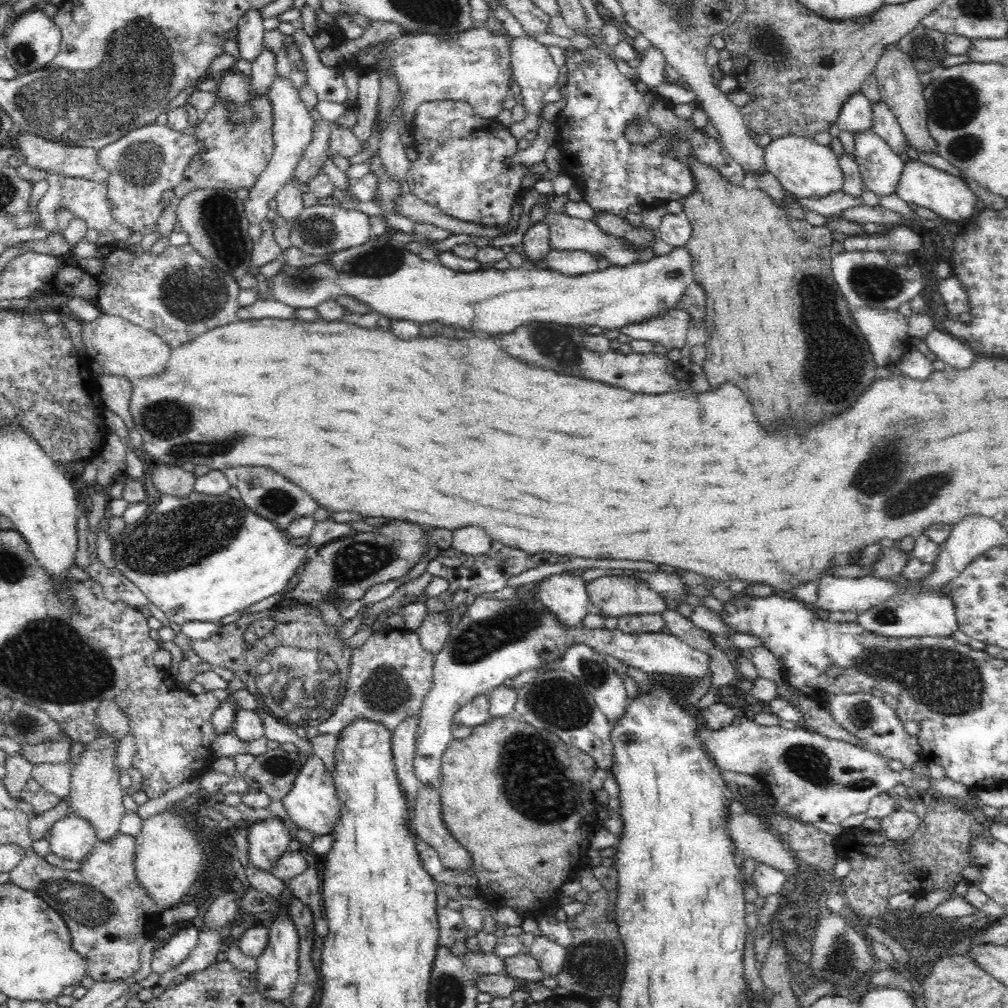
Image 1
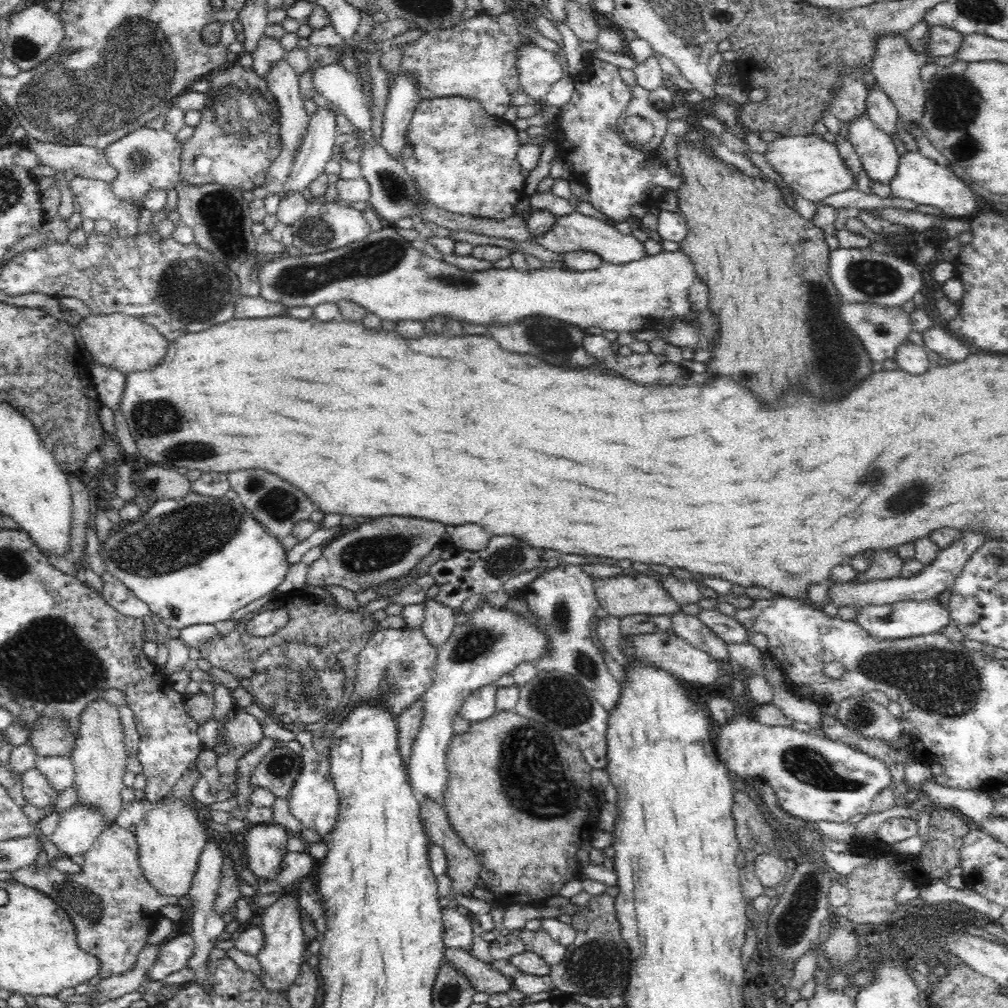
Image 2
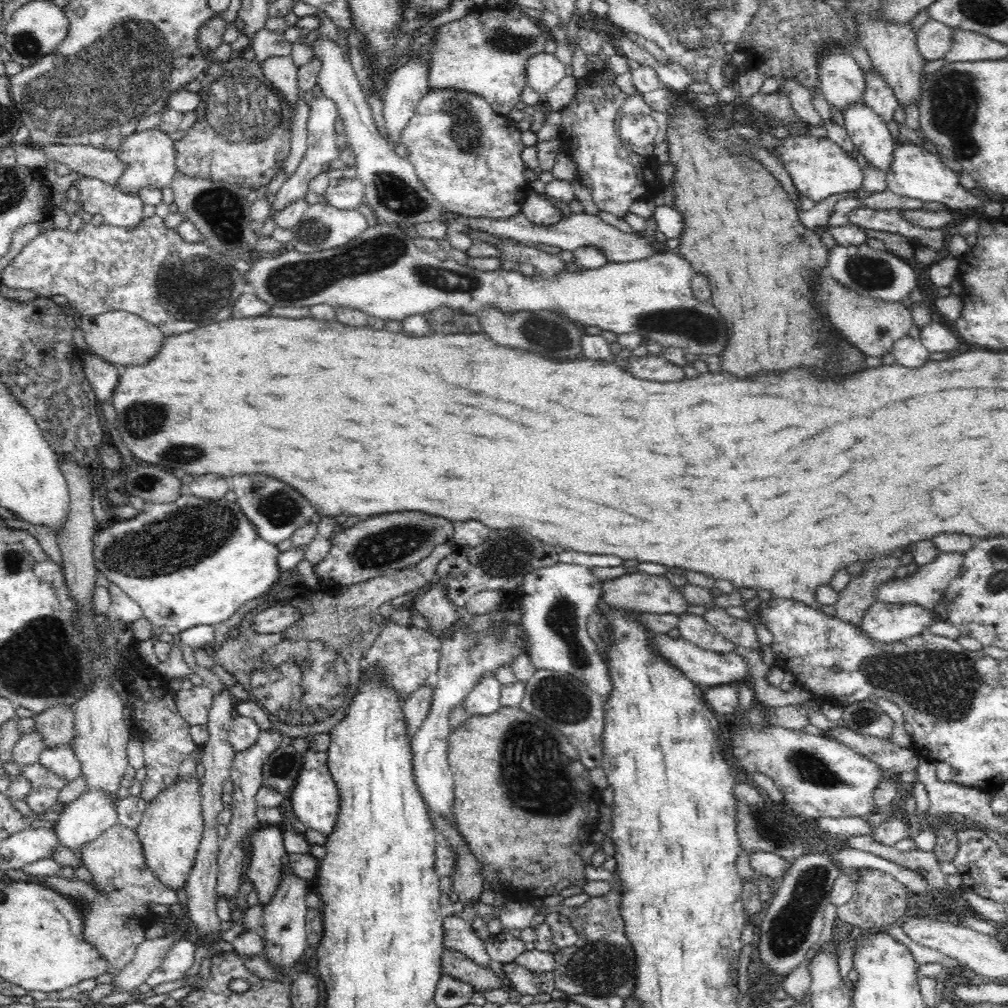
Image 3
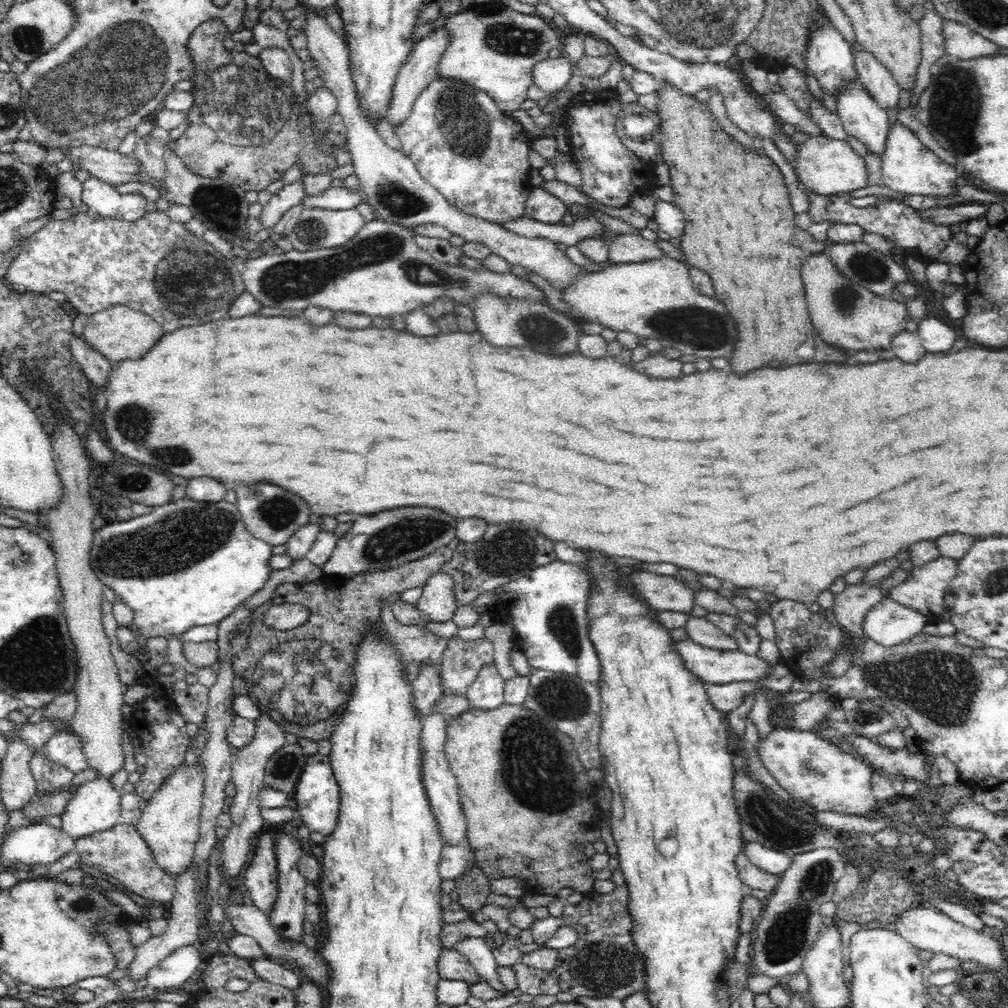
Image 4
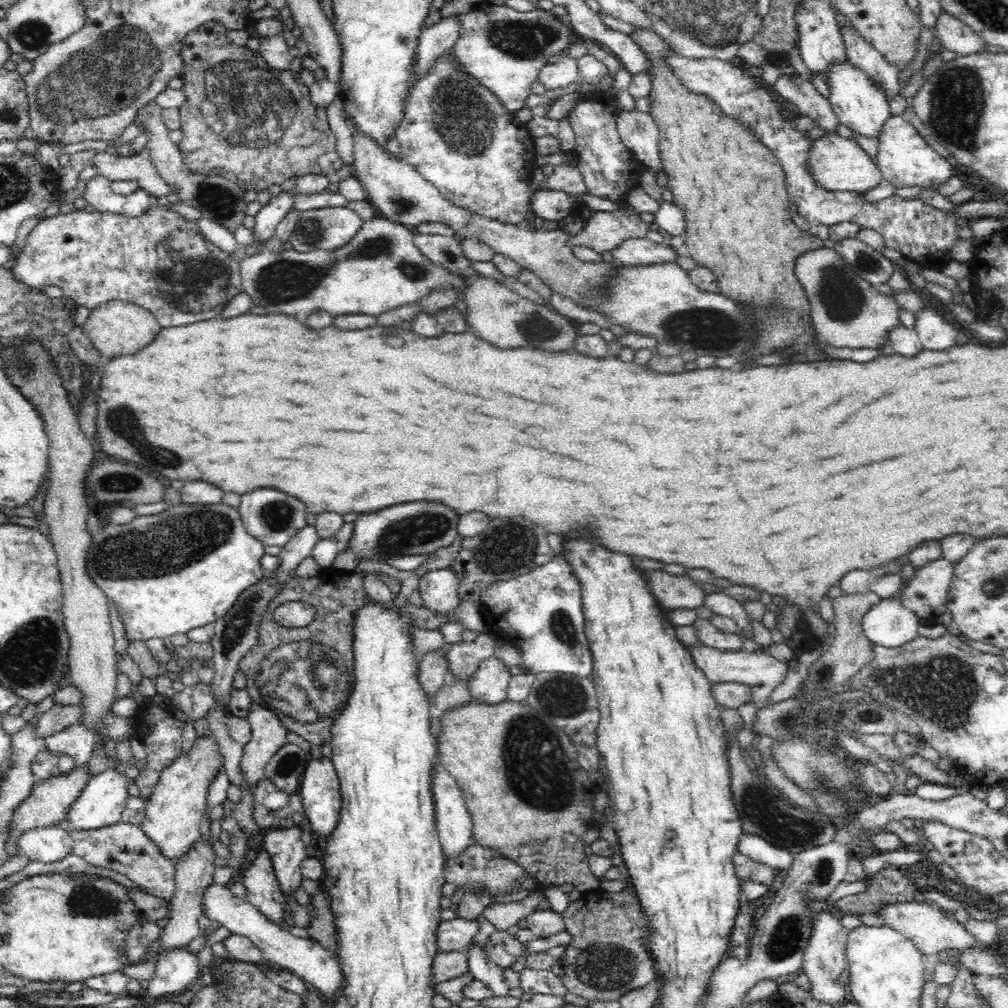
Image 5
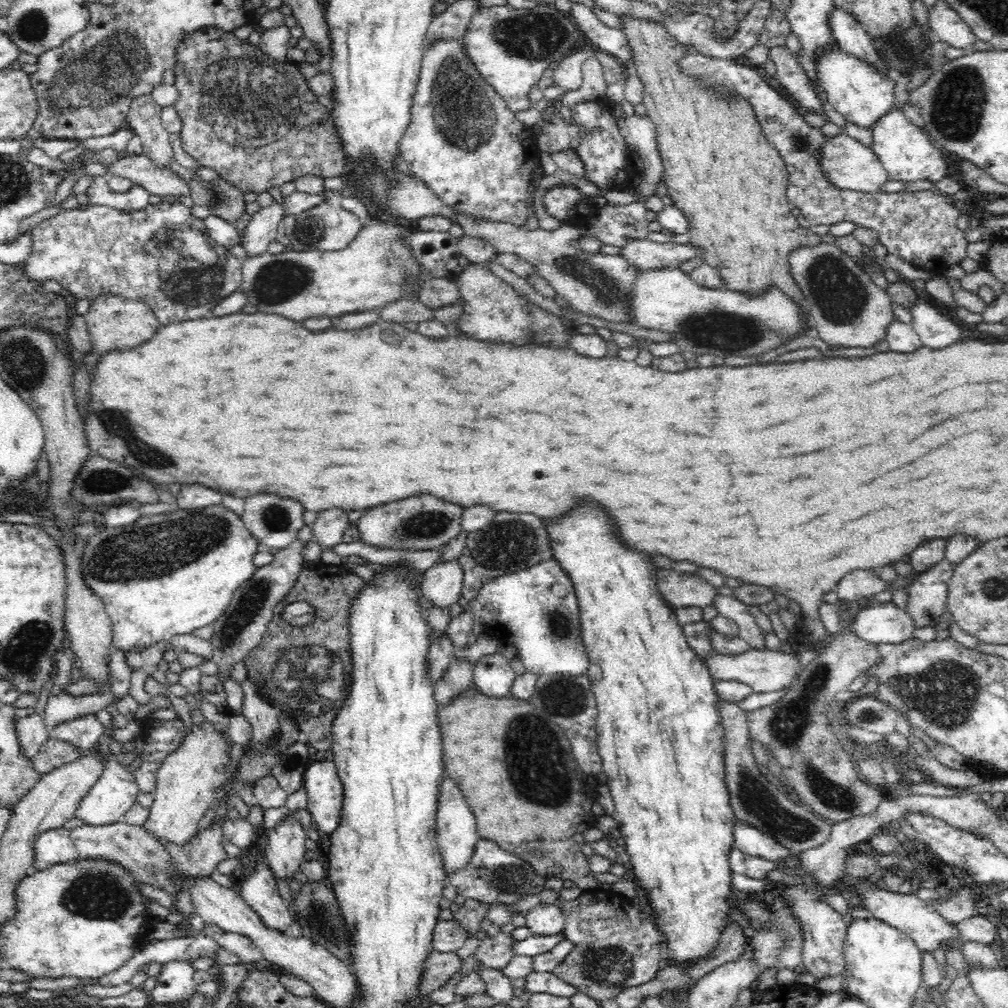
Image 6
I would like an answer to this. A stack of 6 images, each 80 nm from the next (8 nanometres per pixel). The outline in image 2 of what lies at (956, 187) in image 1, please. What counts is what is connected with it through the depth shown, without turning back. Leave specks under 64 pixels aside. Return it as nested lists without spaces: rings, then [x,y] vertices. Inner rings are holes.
[[[907,151],[901,155],[897,172],[889,186],[893,196],[914,201],[916,204],[929,204],[941,208],[943,216],[948,219],[964,219],[964,216],[970,216],[974,210],[981,208],[981,199],[954,174],[951,167],[936,163],[920,151]]]

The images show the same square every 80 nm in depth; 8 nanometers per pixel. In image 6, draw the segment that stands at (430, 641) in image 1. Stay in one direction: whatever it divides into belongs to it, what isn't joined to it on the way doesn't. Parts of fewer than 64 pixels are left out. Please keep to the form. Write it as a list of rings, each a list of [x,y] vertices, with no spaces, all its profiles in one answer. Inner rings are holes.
[[[458,559],[436,563],[423,572],[420,593],[434,606],[449,608],[461,596],[463,578],[464,569]]]

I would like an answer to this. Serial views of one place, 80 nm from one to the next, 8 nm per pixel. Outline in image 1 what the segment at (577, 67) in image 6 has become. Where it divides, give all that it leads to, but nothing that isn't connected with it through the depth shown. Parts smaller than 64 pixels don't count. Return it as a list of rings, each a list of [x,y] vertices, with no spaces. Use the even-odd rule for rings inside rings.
[[[532,36],[516,37],[511,45],[511,67],[513,70],[514,80],[521,87],[521,95],[523,96],[522,104],[525,106],[527,115],[525,119],[518,122],[512,122],[509,127],[510,133],[518,141],[522,140],[526,133],[530,130],[536,130],[539,122],[542,120],[541,111],[545,106],[543,101],[544,93],[550,90],[556,82],[562,71],[555,64],[556,59],[551,55],[549,48],[536,42]]]

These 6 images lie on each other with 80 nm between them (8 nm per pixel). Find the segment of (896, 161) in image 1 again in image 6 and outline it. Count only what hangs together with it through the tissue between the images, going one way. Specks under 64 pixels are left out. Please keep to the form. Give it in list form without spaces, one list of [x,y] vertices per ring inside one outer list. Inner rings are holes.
[[[837,43],[822,48],[815,70],[827,100],[848,122],[869,129],[894,105],[896,74],[870,67],[868,62],[845,52]]]

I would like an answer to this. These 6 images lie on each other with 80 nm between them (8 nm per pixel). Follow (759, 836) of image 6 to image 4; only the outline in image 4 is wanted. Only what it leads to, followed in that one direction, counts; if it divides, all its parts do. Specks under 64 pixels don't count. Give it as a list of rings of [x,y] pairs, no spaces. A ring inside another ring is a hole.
[[[743,841],[742,849],[752,864],[770,874],[781,875],[790,867],[792,862],[792,857],[788,854],[766,848],[760,842]]]

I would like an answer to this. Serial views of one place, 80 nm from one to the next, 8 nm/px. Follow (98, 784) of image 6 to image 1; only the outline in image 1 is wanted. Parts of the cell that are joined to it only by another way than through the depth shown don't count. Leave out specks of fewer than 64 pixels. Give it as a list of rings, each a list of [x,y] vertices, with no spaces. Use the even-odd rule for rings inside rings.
[[[70,812],[53,824],[49,843],[57,856],[80,861],[97,844],[96,831],[86,819]]]

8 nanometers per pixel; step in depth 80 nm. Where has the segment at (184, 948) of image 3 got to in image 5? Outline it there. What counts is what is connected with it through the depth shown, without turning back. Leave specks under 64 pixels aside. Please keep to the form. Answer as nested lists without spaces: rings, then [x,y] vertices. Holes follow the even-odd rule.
[[[182,948],[172,950],[155,962],[155,973],[145,993],[152,998],[183,994],[192,986],[192,978],[202,973],[198,965],[197,953]]]

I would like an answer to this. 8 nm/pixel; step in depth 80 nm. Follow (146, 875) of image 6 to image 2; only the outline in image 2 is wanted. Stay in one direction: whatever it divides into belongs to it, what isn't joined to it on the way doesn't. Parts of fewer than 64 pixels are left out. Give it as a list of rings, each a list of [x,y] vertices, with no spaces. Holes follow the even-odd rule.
[[[118,823],[106,827],[84,857],[79,874],[64,874],[53,867],[38,870],[32,862],[12,872],[11,879],[46,894],[69,914],[77,931],[78,947],[98,958],[98,975],[105,979],[129,971],[153,931],[150,926],[144,930],[122,930],[128,924],[138,924],[130,922],[132,914],[154,914],[162,906],[177,905],[179,898],[163,896],[147,882],[138,861],[136,835]]]

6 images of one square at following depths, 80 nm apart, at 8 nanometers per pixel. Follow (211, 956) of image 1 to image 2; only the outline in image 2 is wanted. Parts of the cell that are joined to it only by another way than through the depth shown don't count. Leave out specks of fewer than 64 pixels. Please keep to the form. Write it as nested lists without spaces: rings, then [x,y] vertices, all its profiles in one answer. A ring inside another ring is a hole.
[[[208,839],[198,859],[198,870],[194,873],[194,878],[190,884],[187,897],[192,902],[192,937],[195,941],[195,950],[192,959],[186,964],[187,968],[198,968],[202,964],[208,963],[211,951],[216,948],[216,942],[225,936],[225,926],[223,919],[215,912],[214,904],[220,886],[220,876],[222,870],[222,849],[214,839]]]

